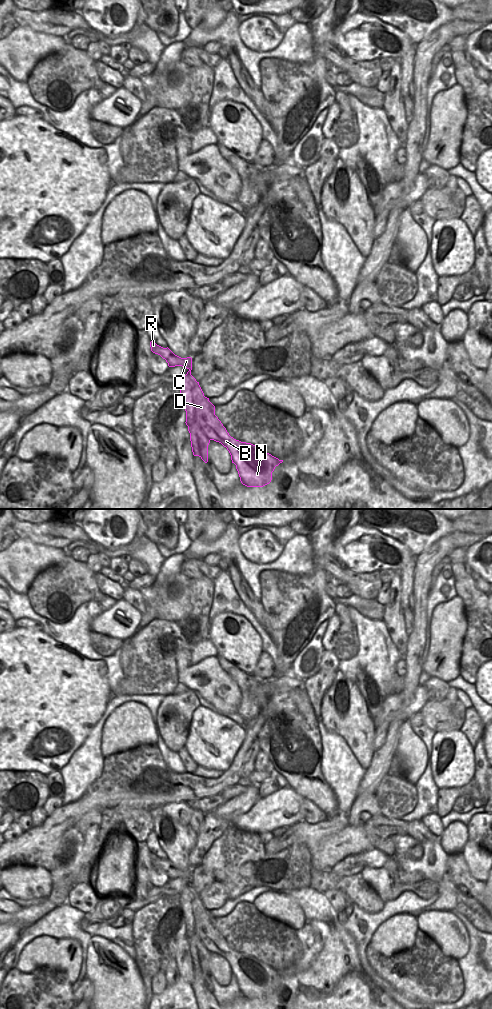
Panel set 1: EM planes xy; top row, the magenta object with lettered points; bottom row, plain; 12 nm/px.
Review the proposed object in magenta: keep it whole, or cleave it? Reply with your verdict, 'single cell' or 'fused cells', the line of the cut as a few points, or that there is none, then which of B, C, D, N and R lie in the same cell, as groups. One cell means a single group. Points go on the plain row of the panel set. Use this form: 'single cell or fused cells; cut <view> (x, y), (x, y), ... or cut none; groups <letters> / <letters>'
fused cells; cut xy (194, 905), (195, 930), (209, 952); groups B D N / C R

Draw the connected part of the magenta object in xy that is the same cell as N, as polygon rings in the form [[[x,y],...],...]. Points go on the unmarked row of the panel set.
[[[194,906],[195,928],[209,952],[221,955],[236,977],[240,993],[247,999],[263,999],[272,992],[272,984],[283,972],[259,961],[251,955],[241,954],[229,947],[215,927],[215,918],[209,910]]]

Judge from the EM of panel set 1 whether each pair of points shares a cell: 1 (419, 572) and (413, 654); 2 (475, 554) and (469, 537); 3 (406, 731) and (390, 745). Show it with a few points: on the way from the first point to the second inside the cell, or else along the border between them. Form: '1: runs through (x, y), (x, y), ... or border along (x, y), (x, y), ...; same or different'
1: runs through (420, 592), (418, 634); same
2: border along (481, 539), (465, 548); different
3: border along (404, 722), (399, 730), (399, 742), (395, 752); different

